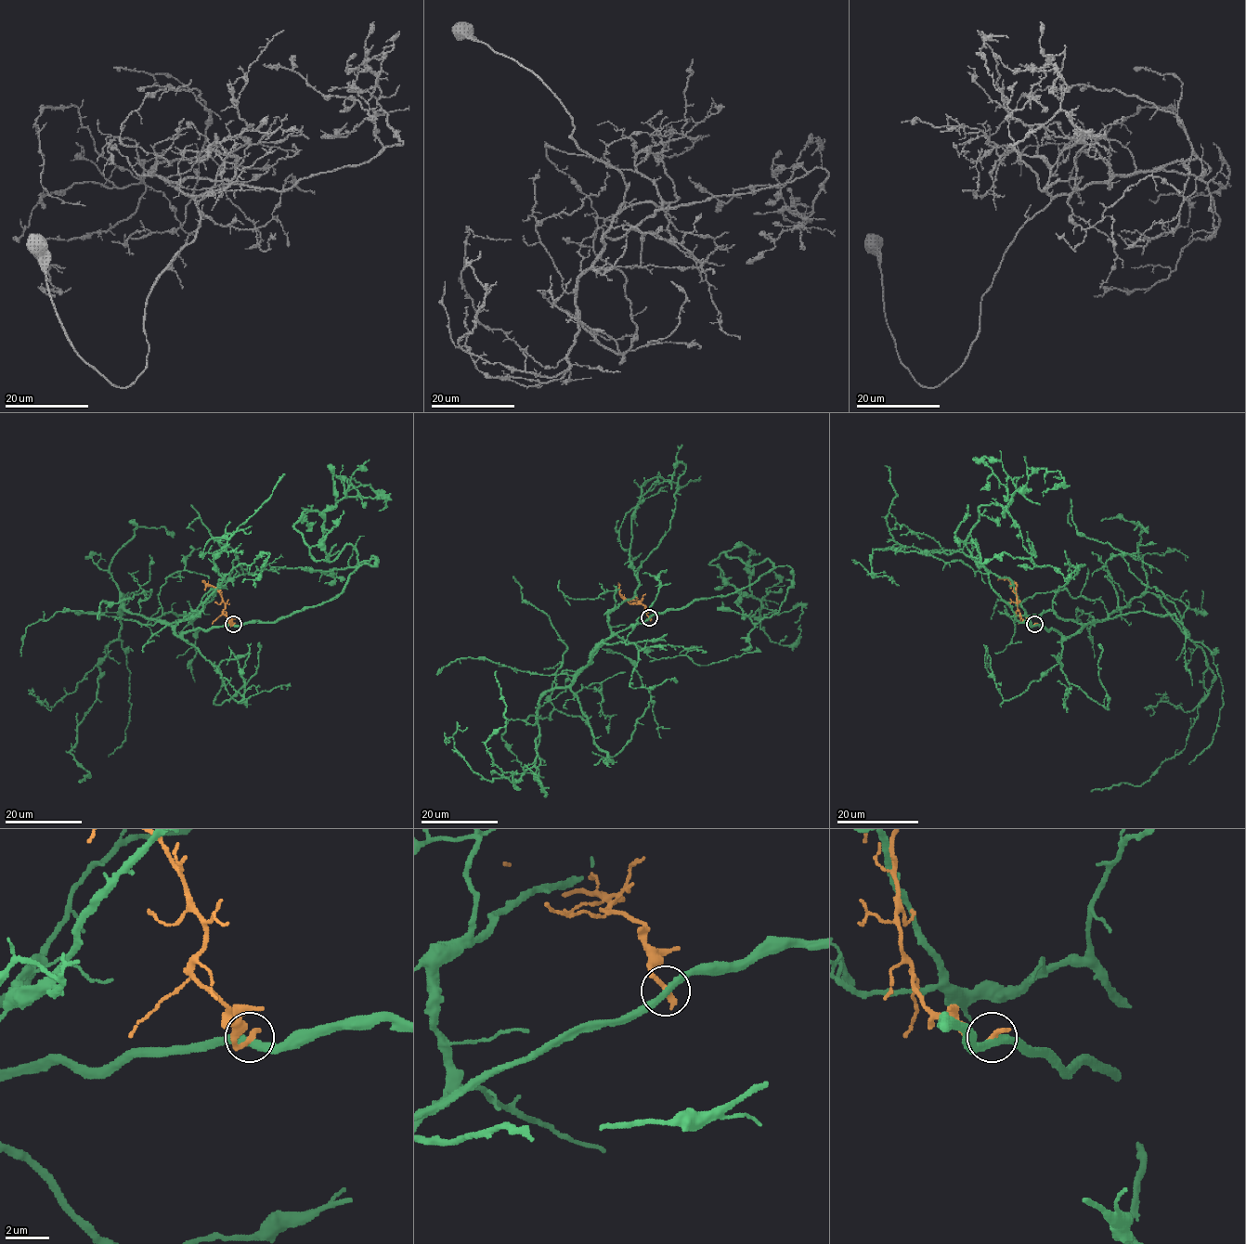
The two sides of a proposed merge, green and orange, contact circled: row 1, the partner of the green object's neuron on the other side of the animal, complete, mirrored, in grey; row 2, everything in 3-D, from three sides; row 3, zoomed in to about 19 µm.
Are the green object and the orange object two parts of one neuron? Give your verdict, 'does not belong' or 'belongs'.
does not belong

